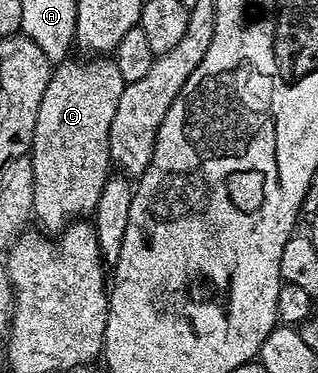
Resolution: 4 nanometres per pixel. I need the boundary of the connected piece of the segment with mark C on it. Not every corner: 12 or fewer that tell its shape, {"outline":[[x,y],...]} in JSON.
{"outline":[[114,60],[58,62],[29,150],[47,235],[94,214],[113,169]]}

